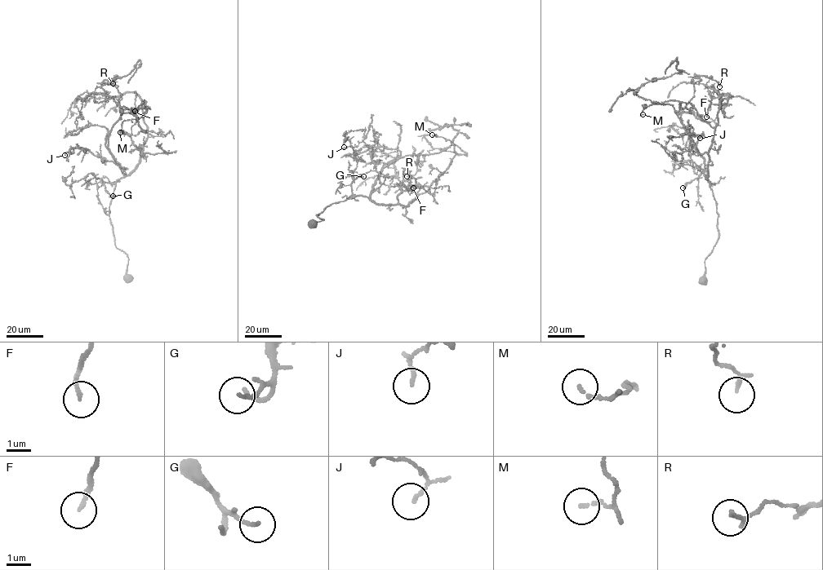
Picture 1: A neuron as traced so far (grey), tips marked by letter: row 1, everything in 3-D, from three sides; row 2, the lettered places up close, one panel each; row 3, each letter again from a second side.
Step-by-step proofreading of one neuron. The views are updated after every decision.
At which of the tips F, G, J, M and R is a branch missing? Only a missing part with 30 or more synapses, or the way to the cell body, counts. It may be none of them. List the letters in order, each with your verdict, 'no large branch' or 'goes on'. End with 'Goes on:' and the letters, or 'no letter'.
F: no large branch
G: no large branch
J: no large branch
M: no large branch
R: no large branch
Goes on: no letter

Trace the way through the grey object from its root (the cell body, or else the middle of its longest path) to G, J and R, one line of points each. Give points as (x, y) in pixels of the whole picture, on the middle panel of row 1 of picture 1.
G: (313, 223), (323, 219), (316, 214), (327, 206), (355, 196), (351, 187), (353, 178), (360, 174), (363, 176)
J: (313, 223), (323, 219), (316, 214), (327, 206), (369, 196), (380, 185), (367, 145), (362, 141), (344, 147)
R: (313, 223), (416, 154), (424, 161), (413, 154), (407, 176)

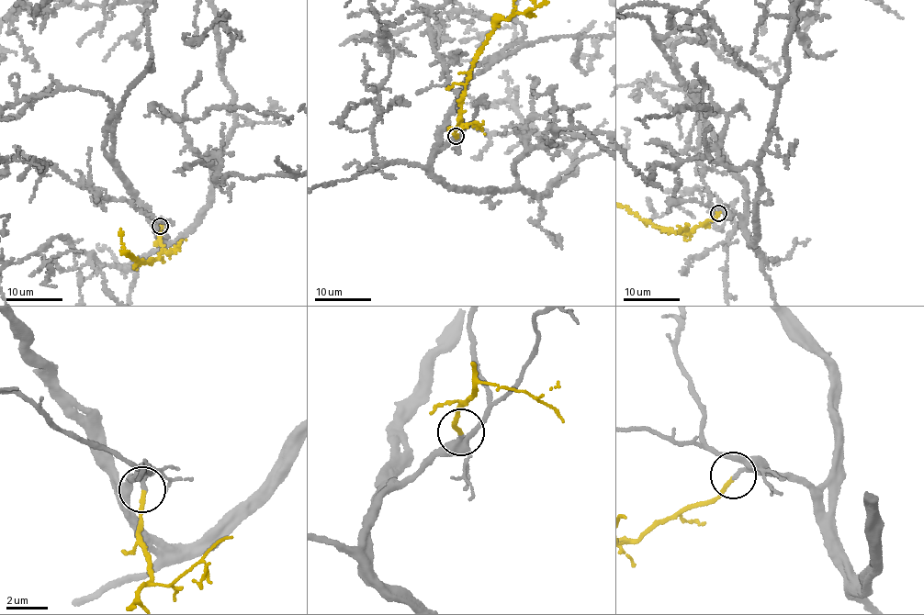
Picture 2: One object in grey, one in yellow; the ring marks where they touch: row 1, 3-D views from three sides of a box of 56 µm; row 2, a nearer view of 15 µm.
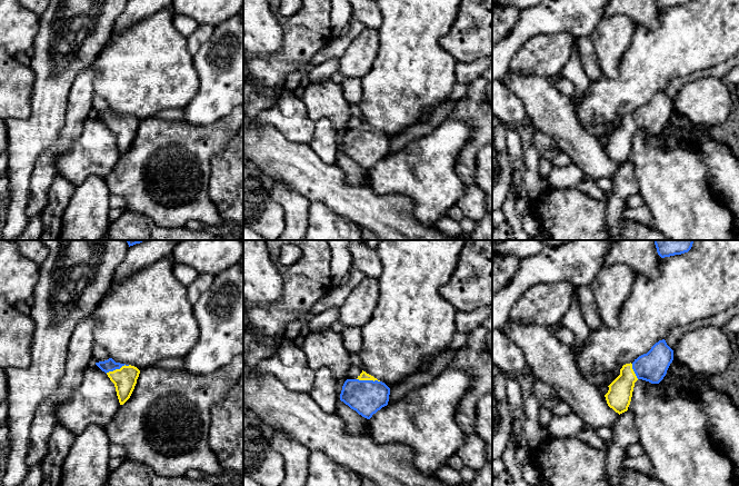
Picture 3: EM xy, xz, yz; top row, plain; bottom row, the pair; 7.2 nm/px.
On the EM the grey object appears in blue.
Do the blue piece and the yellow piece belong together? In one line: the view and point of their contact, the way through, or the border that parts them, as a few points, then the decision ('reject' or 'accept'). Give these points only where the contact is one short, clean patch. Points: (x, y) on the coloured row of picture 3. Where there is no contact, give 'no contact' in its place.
meets blue in xy at (117, 368); runs through xy (110, 365), (117, 368), (125, 379); accept

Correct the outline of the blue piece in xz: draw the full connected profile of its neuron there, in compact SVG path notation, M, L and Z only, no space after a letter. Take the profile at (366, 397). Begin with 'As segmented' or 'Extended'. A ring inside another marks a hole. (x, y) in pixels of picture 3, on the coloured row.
Extended. M362 373L357 379L347 379L340 400L362 417L370 419L373 414L388 405L390 388L373 376Z

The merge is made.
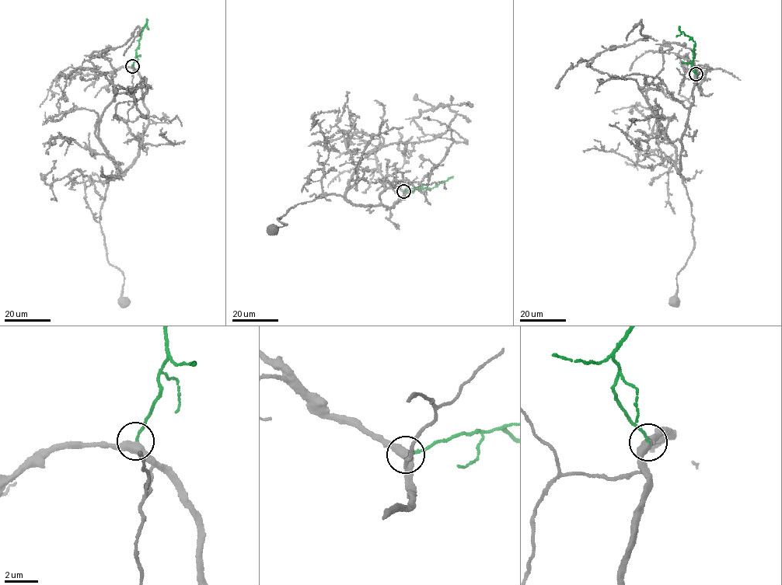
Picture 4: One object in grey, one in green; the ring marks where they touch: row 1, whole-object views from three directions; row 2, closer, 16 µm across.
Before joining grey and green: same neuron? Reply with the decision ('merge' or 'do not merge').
merge

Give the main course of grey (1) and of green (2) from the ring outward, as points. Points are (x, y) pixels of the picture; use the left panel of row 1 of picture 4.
1: (131, 66), (141, 78), (148, 126), (134, 163), (109, 179), (99, 221), (107, 259), (123, 276), (123, 303)
2: (131, 66), (141, 32), (147, 23), (146, 19)

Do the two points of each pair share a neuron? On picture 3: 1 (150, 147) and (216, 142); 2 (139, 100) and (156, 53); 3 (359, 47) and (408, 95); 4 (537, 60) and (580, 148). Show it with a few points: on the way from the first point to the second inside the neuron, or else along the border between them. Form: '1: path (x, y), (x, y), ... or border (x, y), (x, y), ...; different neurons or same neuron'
1: path (167, 144), (169, 141), (199, 141); same neuron
2: path (139, 89), (139, 75), (146, 65); same neuron
3: border (378, 36), (377, 58), (372, 67), (360, 78); different neurons
4: border (520, 72), (550, 79); different neurons

